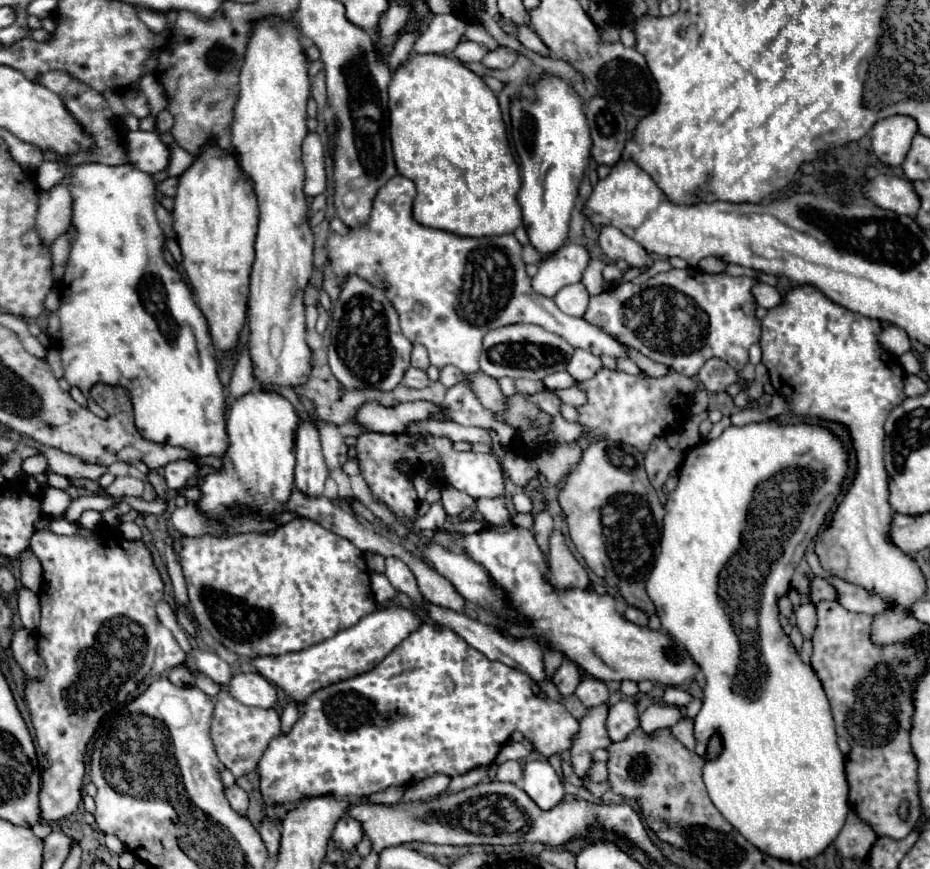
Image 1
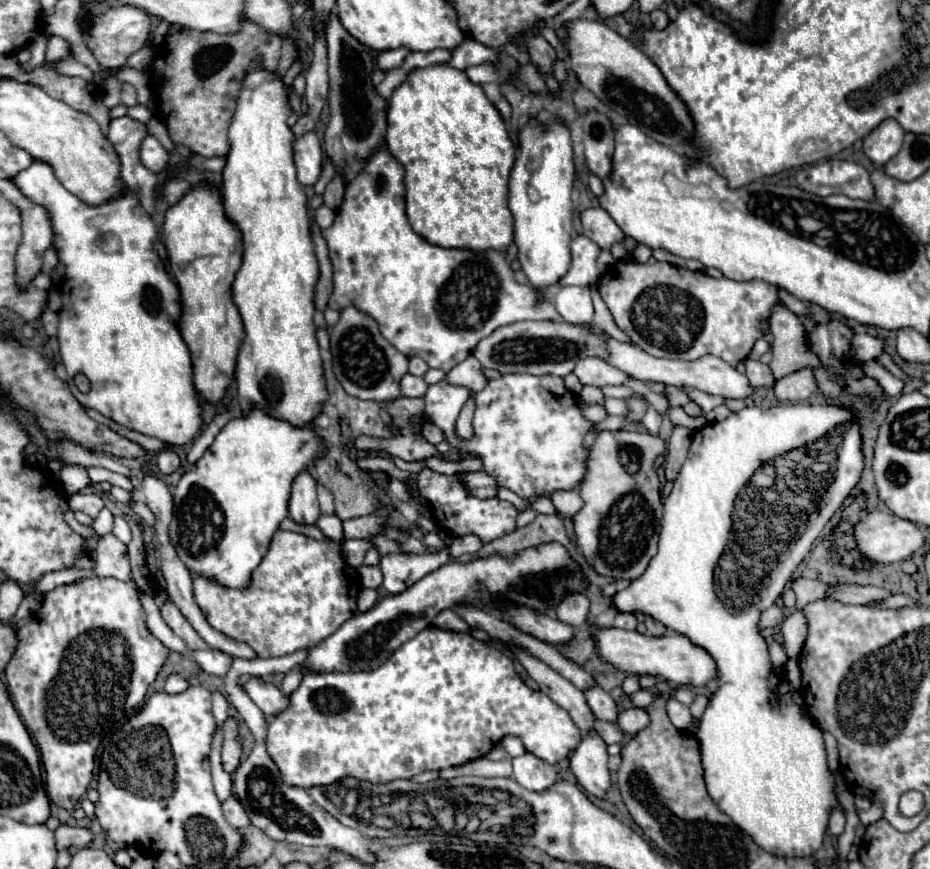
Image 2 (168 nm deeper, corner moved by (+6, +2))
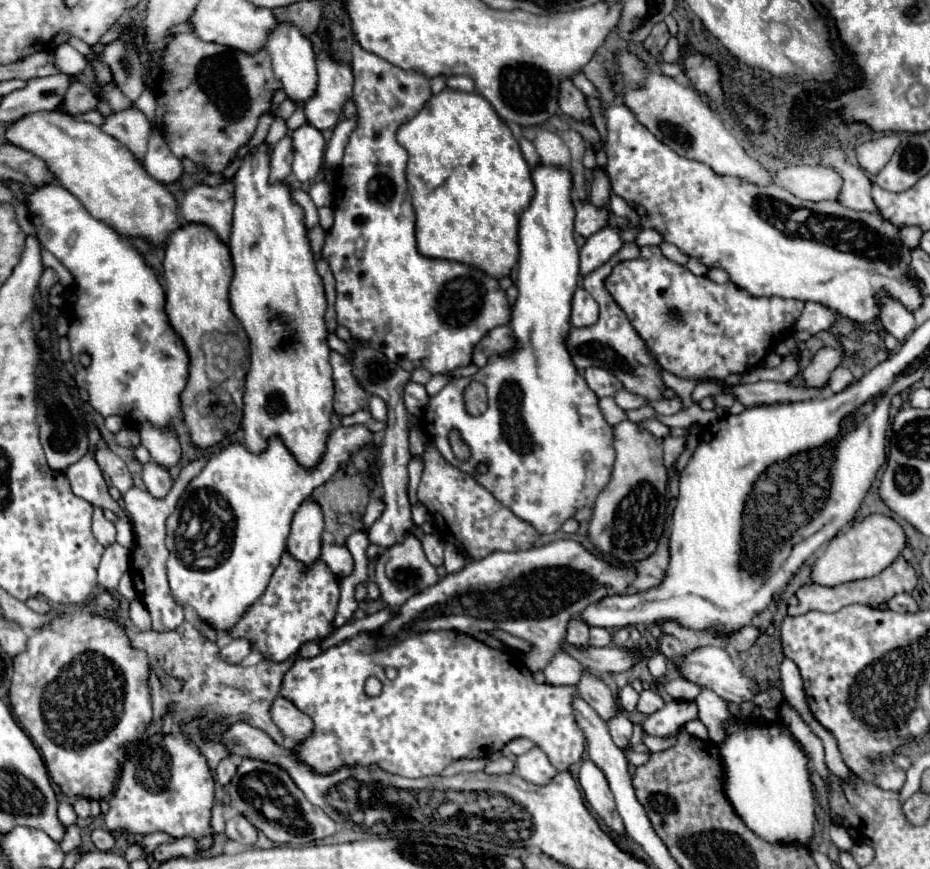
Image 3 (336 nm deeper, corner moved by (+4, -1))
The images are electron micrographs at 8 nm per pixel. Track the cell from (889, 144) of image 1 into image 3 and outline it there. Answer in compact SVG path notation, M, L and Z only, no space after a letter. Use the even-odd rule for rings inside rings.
M886 134L860 144L856 148L856 156L866 172L876 174L880 172L880 168L884 168L884 164L888 164L888 160L892 158L898 146L900 146L900 138L896 134Z

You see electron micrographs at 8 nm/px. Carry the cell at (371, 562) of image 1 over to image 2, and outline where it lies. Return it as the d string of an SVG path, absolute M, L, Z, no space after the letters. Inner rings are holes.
M362 565L358 569L360 573L360 579L362 579L362 585L364 587L370 587L370 589L376 589L378 585L382 584L383 575L379 567L368 567L368 565Z

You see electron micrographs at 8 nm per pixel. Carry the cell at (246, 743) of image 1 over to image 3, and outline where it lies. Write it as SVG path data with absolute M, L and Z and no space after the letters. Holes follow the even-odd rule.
M222 760L220 764L218 764L218 768L216 768L216 778L218 778L218 782L222 784L222 786L226 786L230 780L232 780L232 776L236 774L236 766L234 766L234 762L232 760Z

